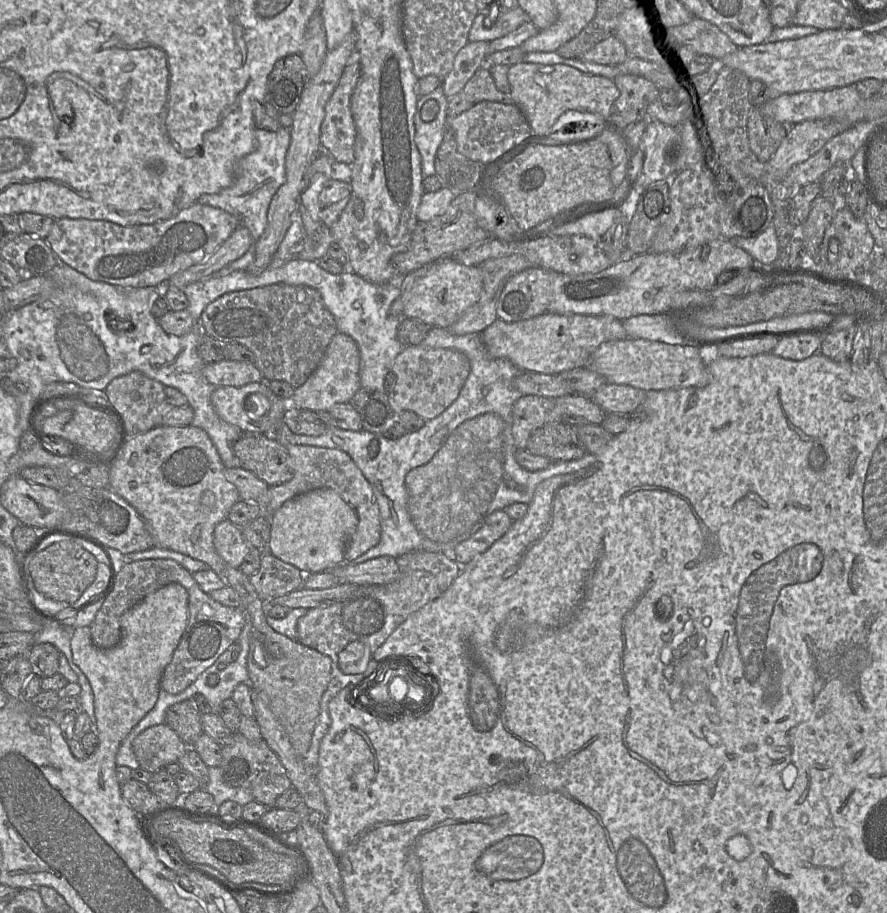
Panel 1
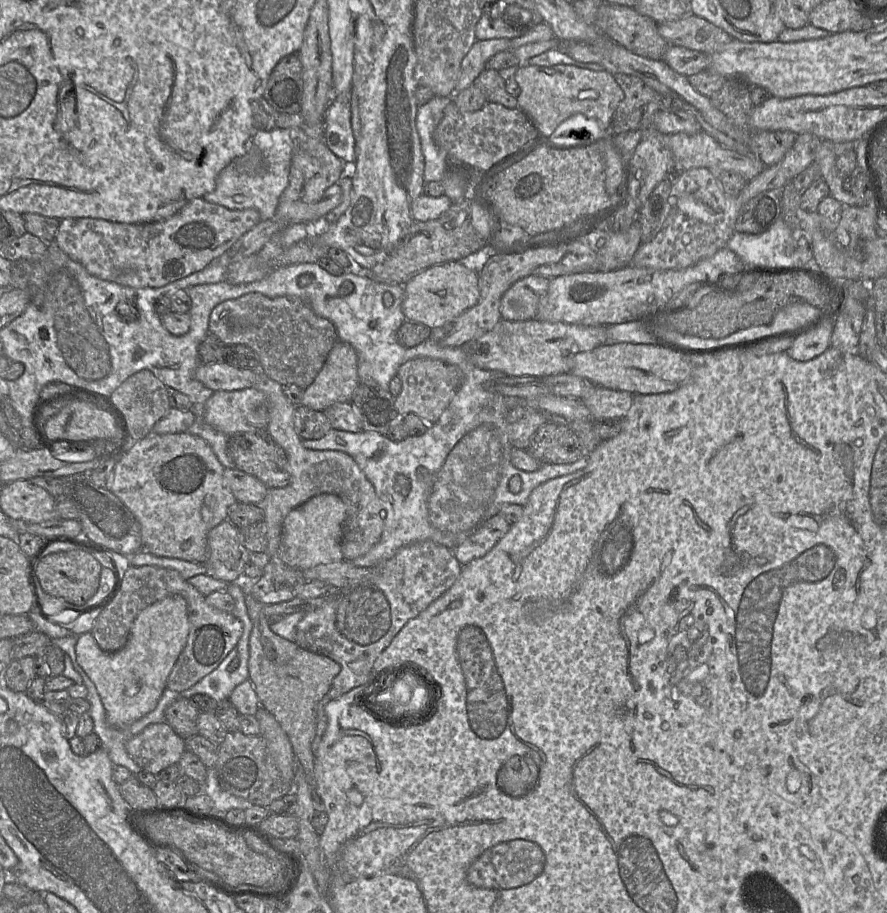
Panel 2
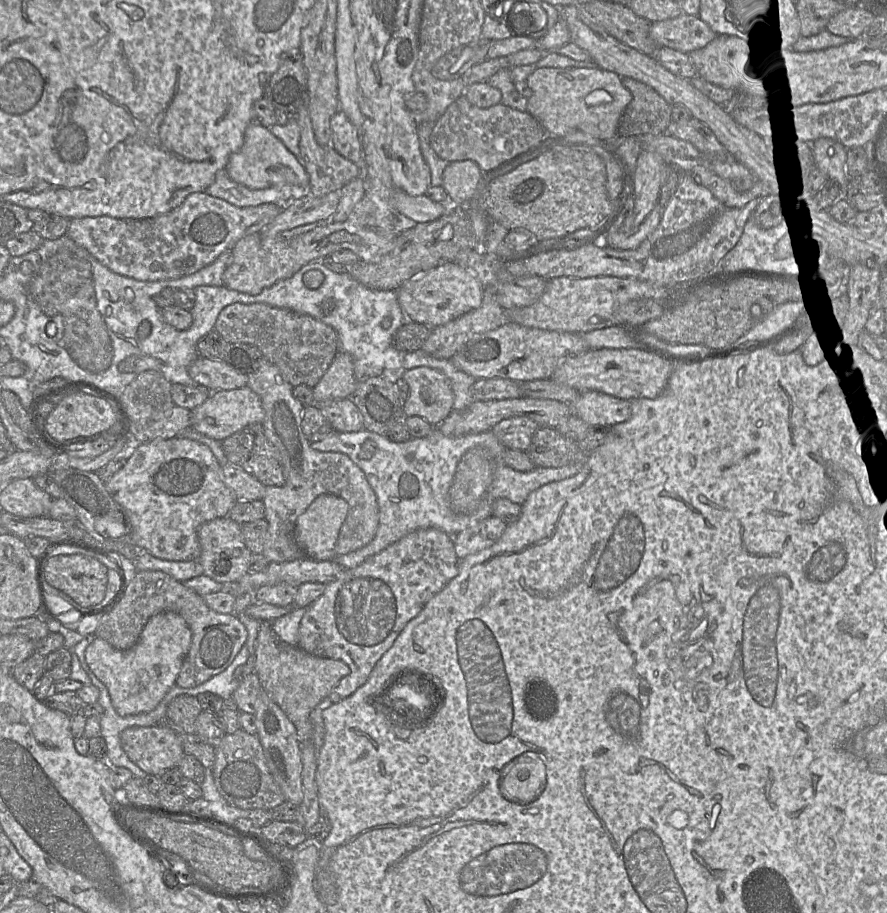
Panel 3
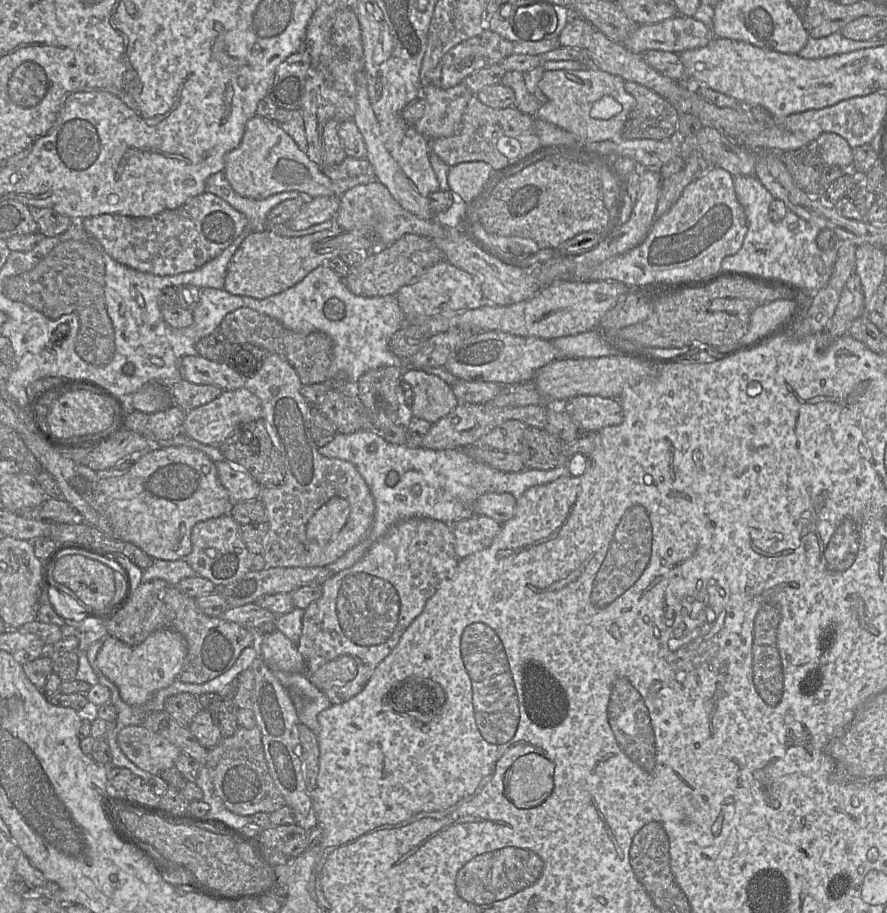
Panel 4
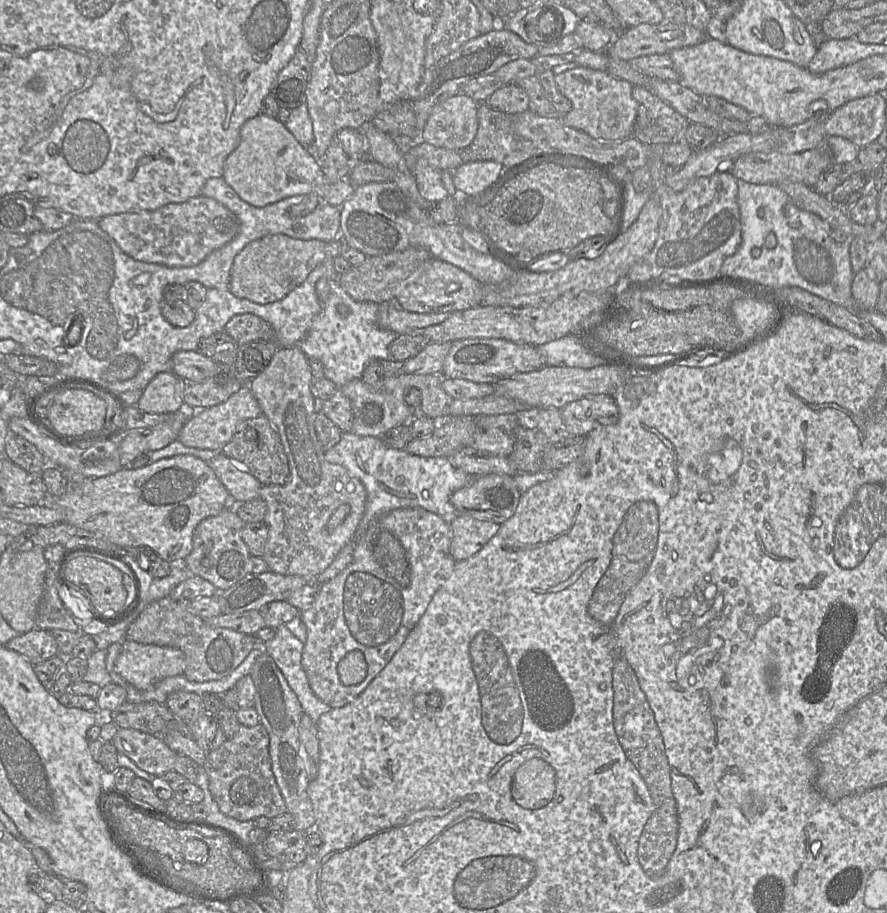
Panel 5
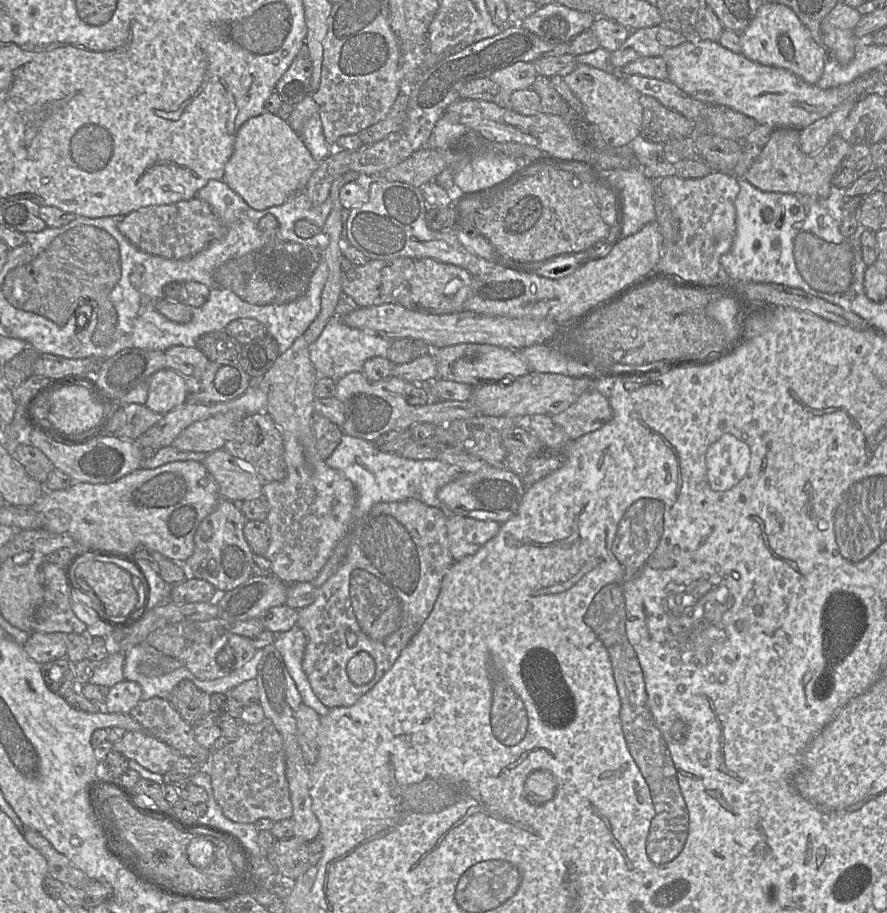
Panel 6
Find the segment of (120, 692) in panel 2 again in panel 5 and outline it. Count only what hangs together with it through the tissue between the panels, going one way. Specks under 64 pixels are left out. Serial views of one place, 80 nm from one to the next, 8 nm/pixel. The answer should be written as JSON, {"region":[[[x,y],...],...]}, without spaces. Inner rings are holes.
{"region":[[[126,640],[116,659],[114,671],[139,691],[185,670],[185,654],[173,647],[140,644]]]}

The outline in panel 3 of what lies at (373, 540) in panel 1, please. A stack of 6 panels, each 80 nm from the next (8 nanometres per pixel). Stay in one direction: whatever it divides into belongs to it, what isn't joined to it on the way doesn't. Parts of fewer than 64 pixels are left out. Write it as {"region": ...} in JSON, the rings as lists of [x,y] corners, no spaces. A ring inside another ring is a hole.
{"region":[[[262,359],[257,371],[248,375],[247,386],[261,399],[265,412],[262,422],[264,432],[280,453],[286,481],[280,487],[265,487],[262,502],[268,530],[263,556],[270,563],[282,563],[306,557],[295,541],[295,524],[297,518],[310,504],[323,494],[338,496],[348,504],[348,513],[335,544],[336,556],[357,551],[369,544],[379,526],[379,507],[376,495],[362,470],[345,454],[319,452],[311,448],[301,427],[304,406],[294,398],[293,386],[283,379],[278,367],[270,361]]]}

